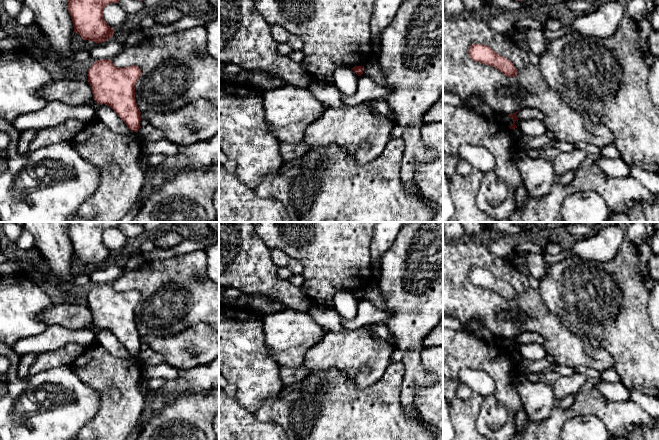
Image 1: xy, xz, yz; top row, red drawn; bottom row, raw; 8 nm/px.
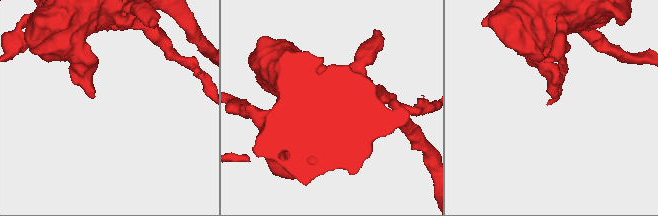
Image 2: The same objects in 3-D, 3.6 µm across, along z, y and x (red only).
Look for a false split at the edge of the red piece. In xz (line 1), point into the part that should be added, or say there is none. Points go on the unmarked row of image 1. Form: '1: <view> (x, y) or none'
1: none

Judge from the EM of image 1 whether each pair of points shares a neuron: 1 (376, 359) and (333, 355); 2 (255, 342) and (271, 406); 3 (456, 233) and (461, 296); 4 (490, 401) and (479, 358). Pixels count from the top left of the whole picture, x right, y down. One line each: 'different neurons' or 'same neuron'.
1: same neuron
2: different neurons
3: different neurons
4: different neurons

